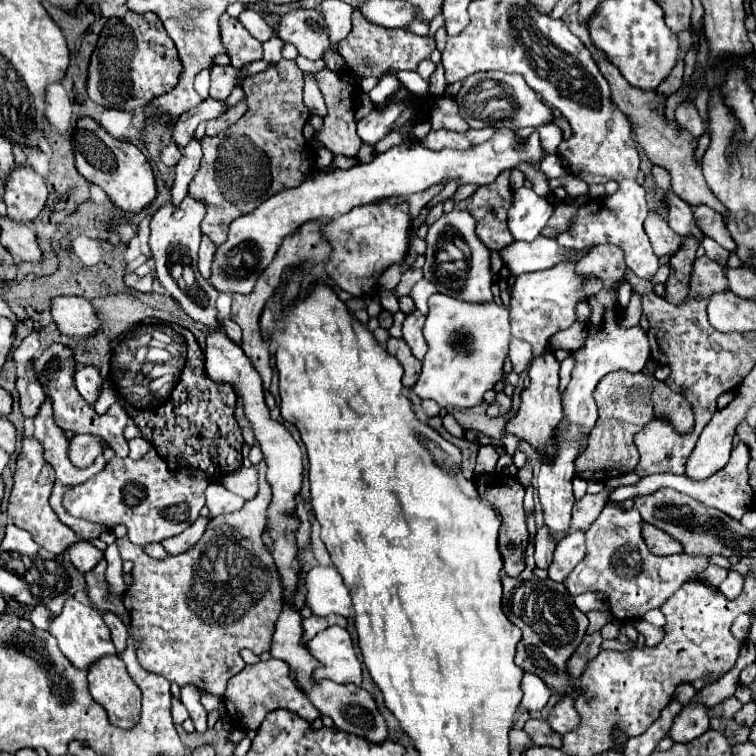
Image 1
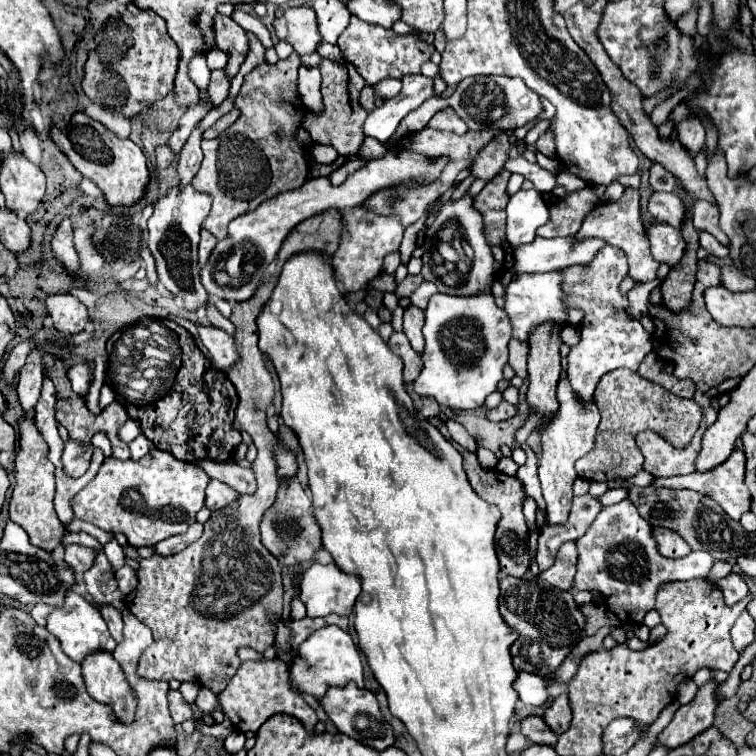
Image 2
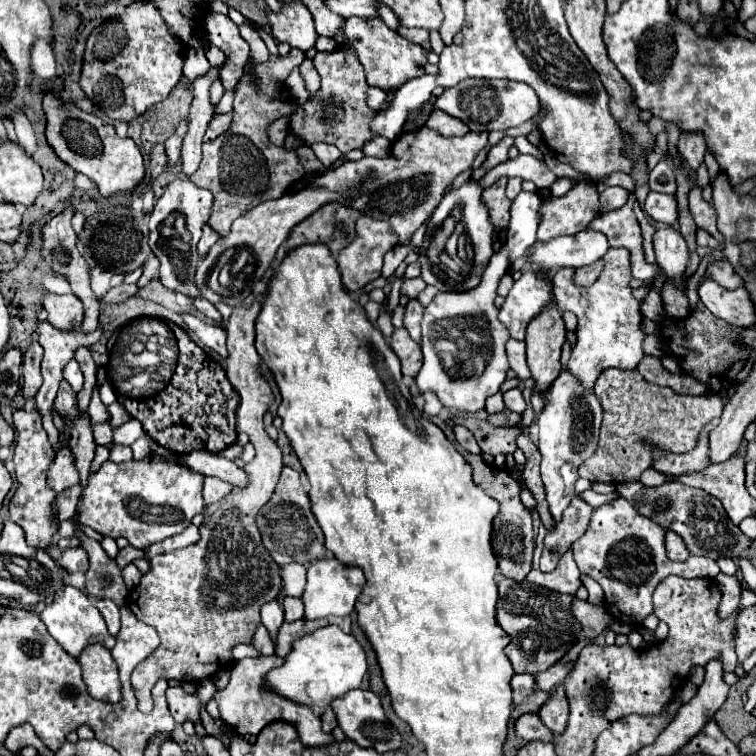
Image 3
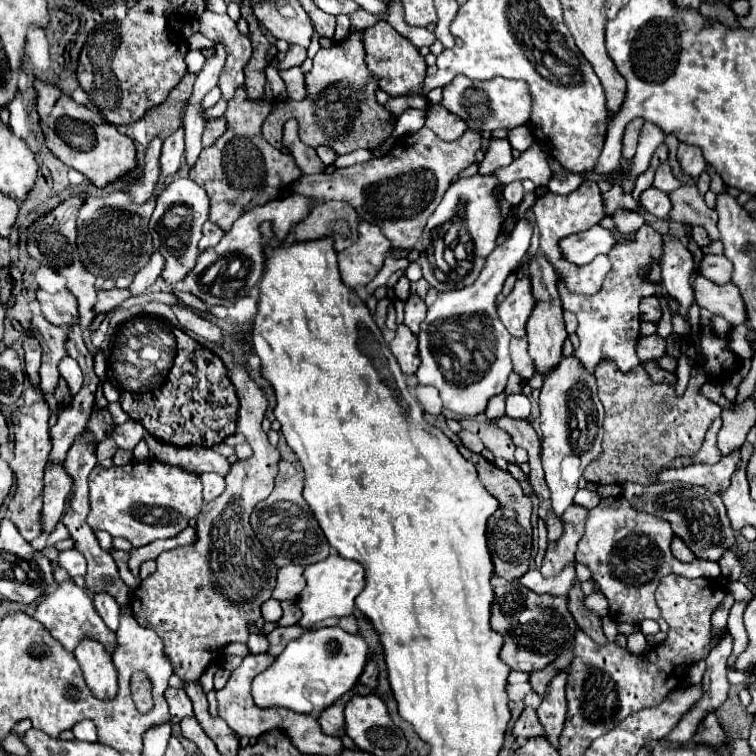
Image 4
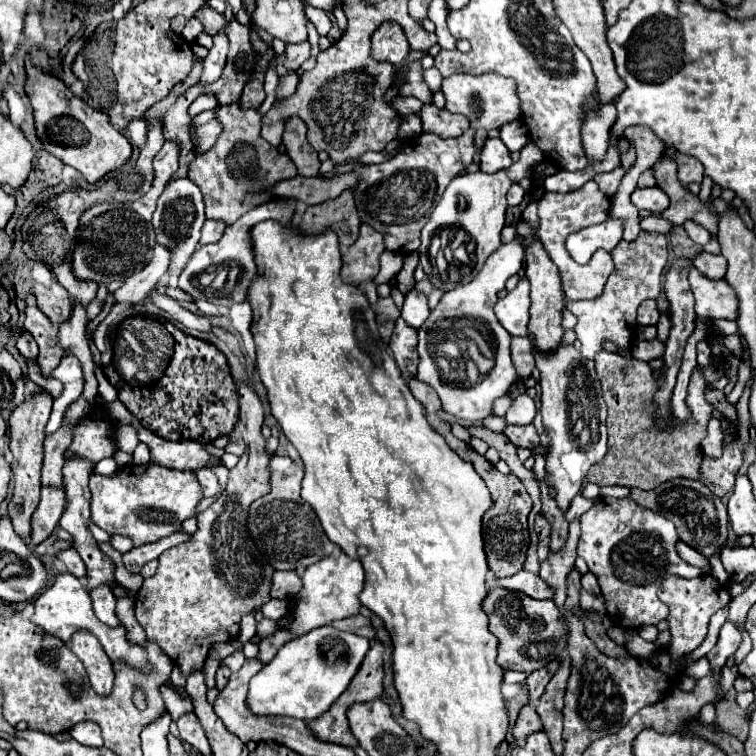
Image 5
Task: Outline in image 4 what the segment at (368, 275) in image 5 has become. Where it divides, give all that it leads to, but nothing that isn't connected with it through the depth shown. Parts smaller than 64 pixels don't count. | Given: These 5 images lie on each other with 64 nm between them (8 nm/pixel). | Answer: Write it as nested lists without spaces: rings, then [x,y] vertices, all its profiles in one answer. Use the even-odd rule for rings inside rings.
[[[360,222],[358,242],[338,254],[340,276],[348,288],[366,286],[382,268],[384,256],[390,250],[390,240],[378,226]]]

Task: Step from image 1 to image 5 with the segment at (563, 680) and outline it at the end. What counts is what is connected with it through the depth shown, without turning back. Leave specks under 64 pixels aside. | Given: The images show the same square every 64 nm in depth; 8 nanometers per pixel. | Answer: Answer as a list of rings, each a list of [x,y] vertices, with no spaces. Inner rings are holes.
[[[490,588],[482,610],[488,616],[488,630],[498,638],[498,664],[504,670],[534,672],[566,650],[566,622],[552,600],[534,600],[520,592]]]

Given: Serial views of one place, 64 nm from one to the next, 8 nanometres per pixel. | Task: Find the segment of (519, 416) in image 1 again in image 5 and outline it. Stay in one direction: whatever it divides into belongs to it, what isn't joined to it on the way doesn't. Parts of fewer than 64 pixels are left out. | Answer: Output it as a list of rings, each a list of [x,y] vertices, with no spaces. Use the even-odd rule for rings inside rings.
[[[520,220],[516,226],[516,234],[522,236],[522,242],[526,244],[526,278],[530,280],[532,292],[532,306],[530,306],[530,324],[528,324],[528,332],[530,336],[534,336],[536,348],[540,352],[552,352],[560,346],[562,342],[562,308],[564,308],[564,292],[562,292],[562,280],[560,280],[560,272],[556,268],[556,264],[550,260],[548,252],[542,248],[542,242],[538,240],[536,230],[526,222]]]

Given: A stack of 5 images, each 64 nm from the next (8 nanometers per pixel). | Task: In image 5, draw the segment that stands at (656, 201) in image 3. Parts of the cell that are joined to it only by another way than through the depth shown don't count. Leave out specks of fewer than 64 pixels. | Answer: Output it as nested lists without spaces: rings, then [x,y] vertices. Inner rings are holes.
[[[636,188],[632,192],[632,204],[638,210],[660,214],[668,206],[668,196],[660,188]]]

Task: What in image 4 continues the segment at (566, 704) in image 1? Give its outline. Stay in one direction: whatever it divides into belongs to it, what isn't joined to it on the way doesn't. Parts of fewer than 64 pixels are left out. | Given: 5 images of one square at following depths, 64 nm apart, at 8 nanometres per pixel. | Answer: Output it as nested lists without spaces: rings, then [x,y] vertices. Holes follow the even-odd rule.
[[[560,670],[554,680],[548,684],[548,692],[538,706],[538,718],[546,730],[546,740],[558,748],[558,738],[564,728],[564,718],[566,718],[566,670]]]

